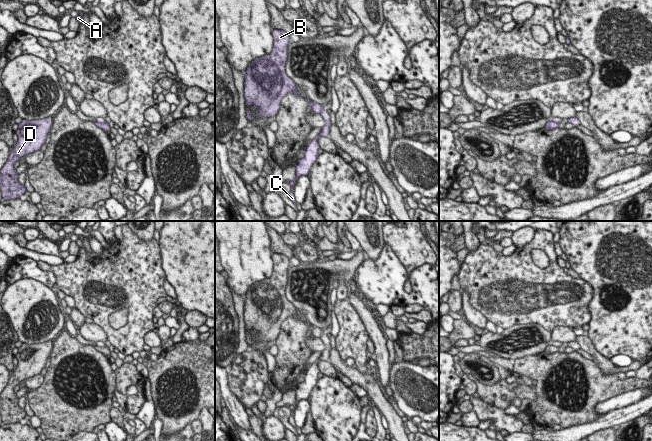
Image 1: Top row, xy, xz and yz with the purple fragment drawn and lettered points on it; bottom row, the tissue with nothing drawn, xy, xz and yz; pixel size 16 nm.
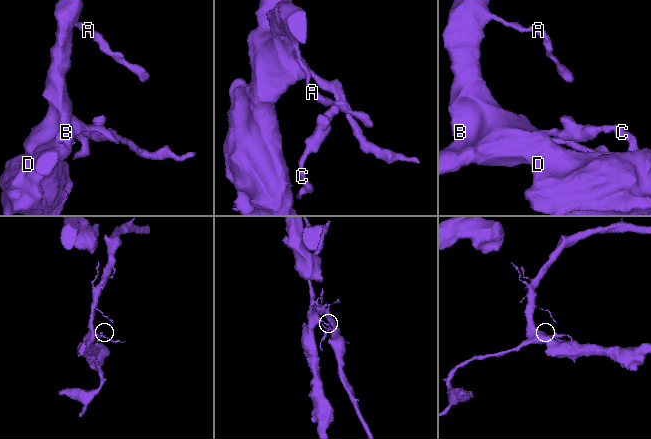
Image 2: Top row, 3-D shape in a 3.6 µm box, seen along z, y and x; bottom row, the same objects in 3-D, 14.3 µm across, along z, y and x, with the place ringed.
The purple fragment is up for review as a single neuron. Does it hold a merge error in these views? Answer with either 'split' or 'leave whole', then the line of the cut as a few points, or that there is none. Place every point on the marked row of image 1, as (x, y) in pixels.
split; cut yz (555, 120), (558, 123)

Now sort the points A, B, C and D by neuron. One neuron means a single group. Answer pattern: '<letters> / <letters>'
A B D / C

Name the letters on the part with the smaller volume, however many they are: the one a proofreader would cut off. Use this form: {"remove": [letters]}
{"remove": ["C"]}

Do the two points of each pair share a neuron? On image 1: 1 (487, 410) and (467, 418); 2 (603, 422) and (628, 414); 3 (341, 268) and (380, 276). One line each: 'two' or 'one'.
1: two
2: one
3: two

